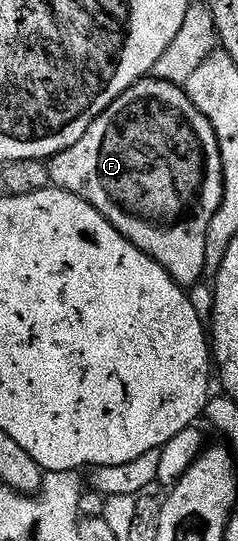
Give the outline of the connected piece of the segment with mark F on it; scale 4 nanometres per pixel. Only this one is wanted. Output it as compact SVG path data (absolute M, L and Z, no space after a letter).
M147 77L134 83L124 93L120 93L120 97L116 97L116 101L112 101L112 105L108 105L108 109L104 109L104 113L100 113L100 117L96 117L96 121L92 121L92 125L88 125L88 133L84 133L84 137L80 137L80 141L76 141L76 145L55 155L53 159L49 160L48 166L53 186L57 187L59 191L67 191L92 204L123 237L128 239L132 245L136 245L136 249L140 249L145 255L158 262L174 278L174 282L179 287L189 289L194 283L203 282L204 276L207 274L208 225L212 225L212 217L222 204L222 154L218 148L218 137L214 133L214 126L210 124L210 120L206 118L205 114L198 110L195 100L187 95L179 84L160 81L153 77Z

